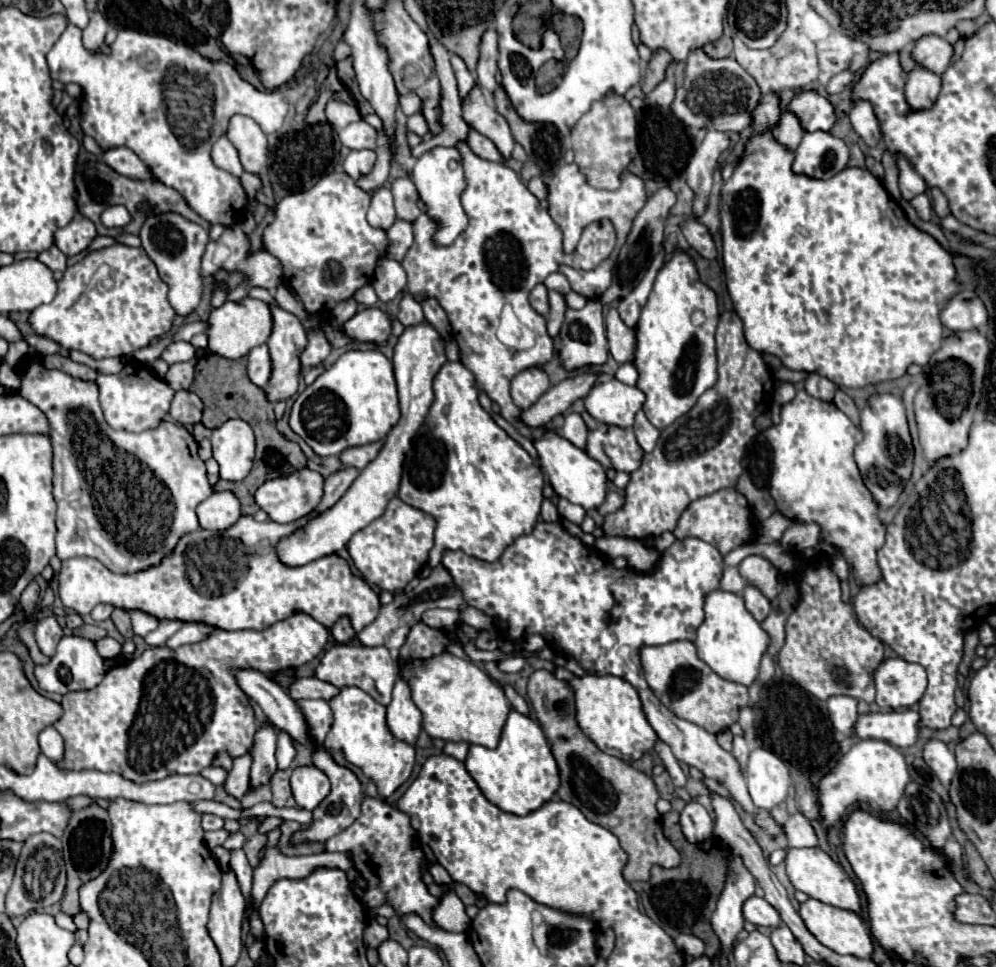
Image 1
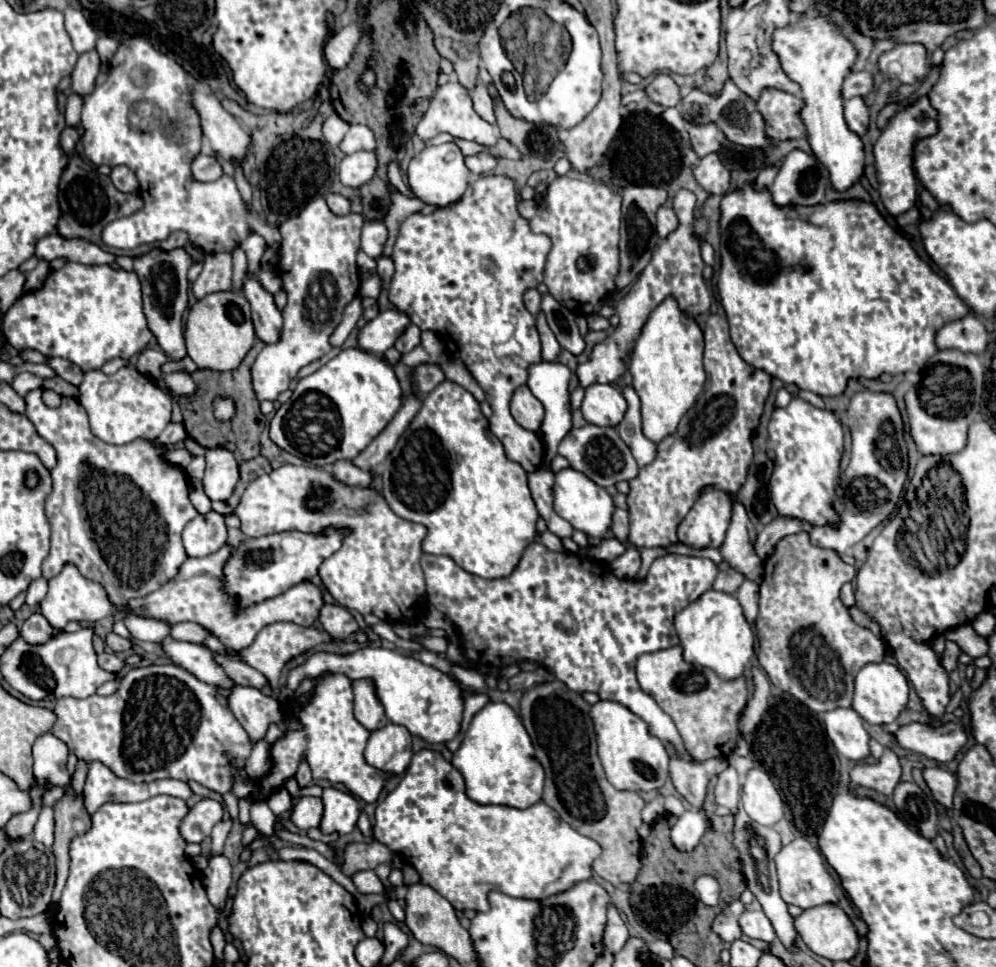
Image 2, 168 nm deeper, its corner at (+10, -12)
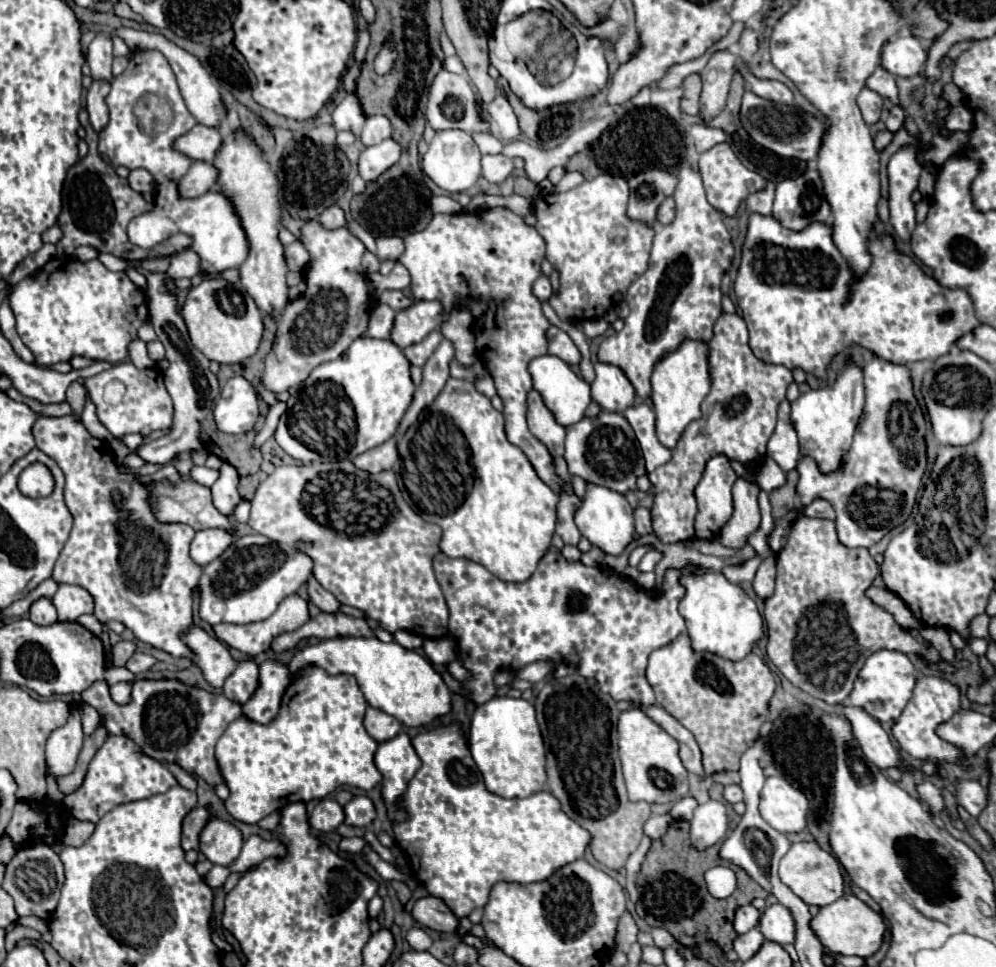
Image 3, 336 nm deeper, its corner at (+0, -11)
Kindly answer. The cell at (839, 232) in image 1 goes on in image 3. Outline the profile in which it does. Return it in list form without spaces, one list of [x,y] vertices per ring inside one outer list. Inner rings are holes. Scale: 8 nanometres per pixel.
[[[751,213],[733,289],[737,307],[741,309],[749,329],[749,347],[753,355],[763,363],[785,365],[791,371],[803,369],[805,373],[825,379],[835,355],[853,345],[865,347],[873,355],[895,365],[935,361],[941,355],[947,355],[957,337],[979,325],[967,291],[951,291],[941,287],[911,257],[897,251],[891,235],[869,239],[867,249],[873,257],[871,267],[863,275],[857,275],[835,247],[833,229],[829,225],[811,223],[801,231],[791,231],[773,215]]]

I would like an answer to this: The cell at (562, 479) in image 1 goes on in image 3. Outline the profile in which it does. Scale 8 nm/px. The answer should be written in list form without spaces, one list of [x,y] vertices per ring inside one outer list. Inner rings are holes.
[[[587,483],[587,493],[575,511],[575,523],[581,531],[581,535],[591,541],[591,545],[595,545],[611,555],[619,555],[633,541],[633,533],[635,533],[633,509],[627,503],[627,499],[617,491],[611,491],[607,487],[595,485],[595,483]]]

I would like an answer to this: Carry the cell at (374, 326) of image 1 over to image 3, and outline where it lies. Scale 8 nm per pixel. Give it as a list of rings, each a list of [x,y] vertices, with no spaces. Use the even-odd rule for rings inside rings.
[[[415,301],[411,307],[399,311],[395,315],[395,323],[391,329],[391,341],[405,349],[413,343],[419,343],[437,329],[445,321],[443,307],[439,301]]]

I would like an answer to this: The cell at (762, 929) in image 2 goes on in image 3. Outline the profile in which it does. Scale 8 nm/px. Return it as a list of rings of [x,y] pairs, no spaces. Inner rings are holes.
[[[779,903],[769,905],[769,907],[761,913],[759,931],[765,935],[765,939],[775,941],[775,943],[779,943],[779,945],[783,945],[783,943],[793,943],[793,939],[795,939],[795,923],[793,923],[793,917],[791,917],[791,913],[789,913],[783,905],[779,905]]]

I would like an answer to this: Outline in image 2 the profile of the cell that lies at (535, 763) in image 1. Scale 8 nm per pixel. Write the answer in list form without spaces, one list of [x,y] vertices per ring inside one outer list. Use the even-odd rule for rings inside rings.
[[[489,702],[485,704],[471,720],[469,730],[453,754],[453,766],[463,774],[467,784],[467,796],[479,804],[507,804],[515,808],[529,808],[541,800],[543,794],[543,768],[535,758],[535,750],[529,734],[519,718],[519,714],[505,702]]]

